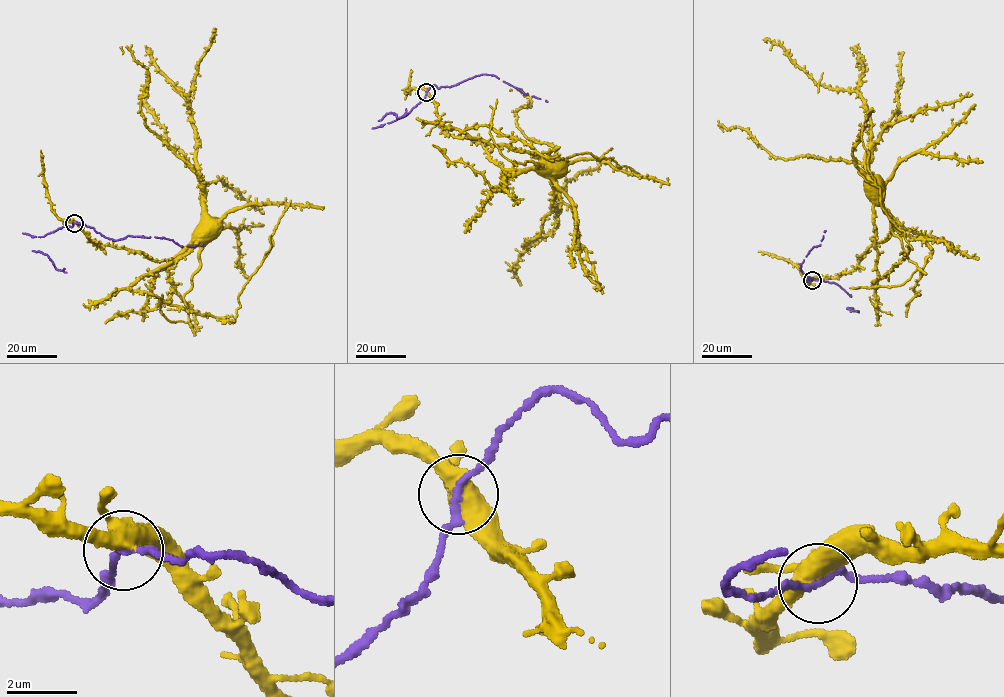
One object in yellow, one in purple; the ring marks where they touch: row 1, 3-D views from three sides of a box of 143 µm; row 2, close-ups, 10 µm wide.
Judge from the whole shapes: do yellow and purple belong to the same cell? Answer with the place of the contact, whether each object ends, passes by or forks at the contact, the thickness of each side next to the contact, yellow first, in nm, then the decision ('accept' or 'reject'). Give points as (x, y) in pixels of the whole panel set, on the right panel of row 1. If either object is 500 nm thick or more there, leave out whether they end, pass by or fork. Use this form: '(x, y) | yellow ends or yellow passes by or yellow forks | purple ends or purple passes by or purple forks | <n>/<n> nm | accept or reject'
(812, 280) | yellow forks | purple passes by | 480/190 nm | reject

